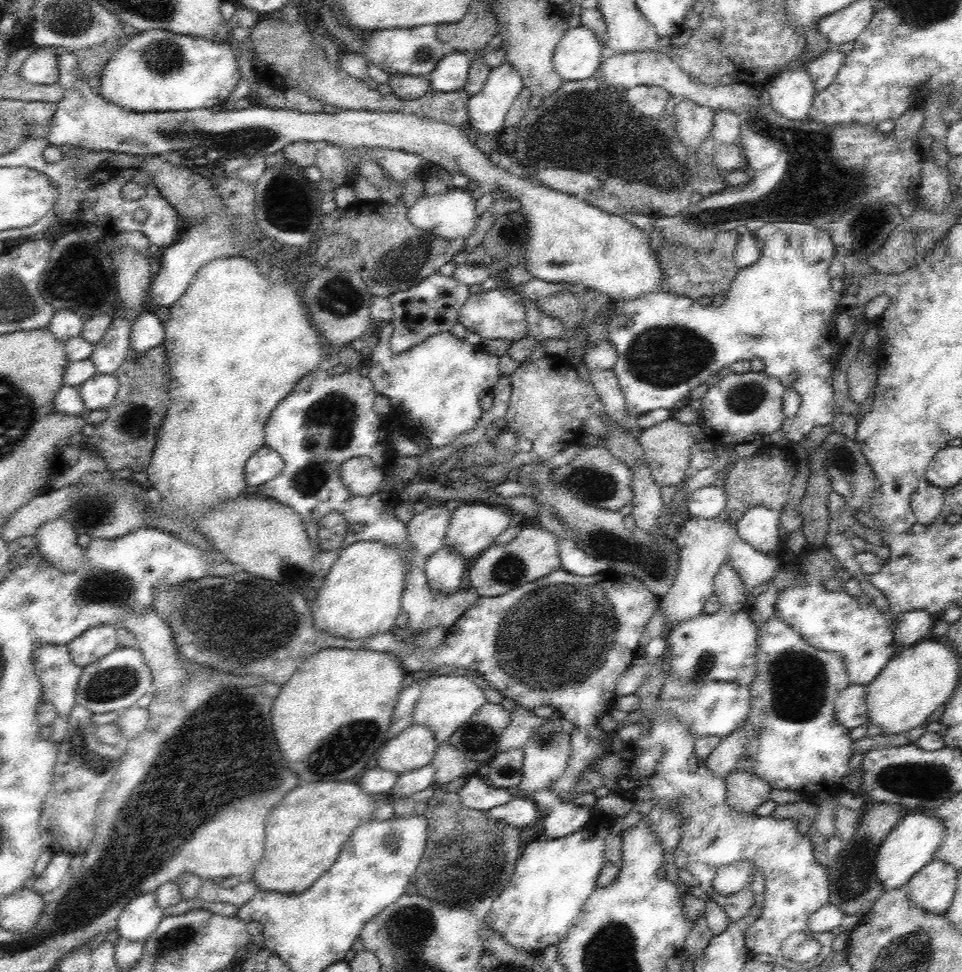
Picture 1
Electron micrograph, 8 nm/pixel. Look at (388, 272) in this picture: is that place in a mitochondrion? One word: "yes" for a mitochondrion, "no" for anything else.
yes

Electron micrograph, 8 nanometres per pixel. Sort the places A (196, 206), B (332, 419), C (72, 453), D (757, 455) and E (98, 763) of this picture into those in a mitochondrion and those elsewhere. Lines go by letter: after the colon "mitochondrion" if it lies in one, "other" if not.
A: other
B: mitochondrion
C: other
D: other
E: mitochondrion

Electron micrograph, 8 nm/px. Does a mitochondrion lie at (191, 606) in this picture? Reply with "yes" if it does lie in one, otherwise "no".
yes

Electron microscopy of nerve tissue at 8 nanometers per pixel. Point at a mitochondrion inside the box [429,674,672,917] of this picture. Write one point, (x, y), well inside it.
(479, 740)

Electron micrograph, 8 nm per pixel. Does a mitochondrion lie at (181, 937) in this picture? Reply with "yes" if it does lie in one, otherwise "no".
yes

